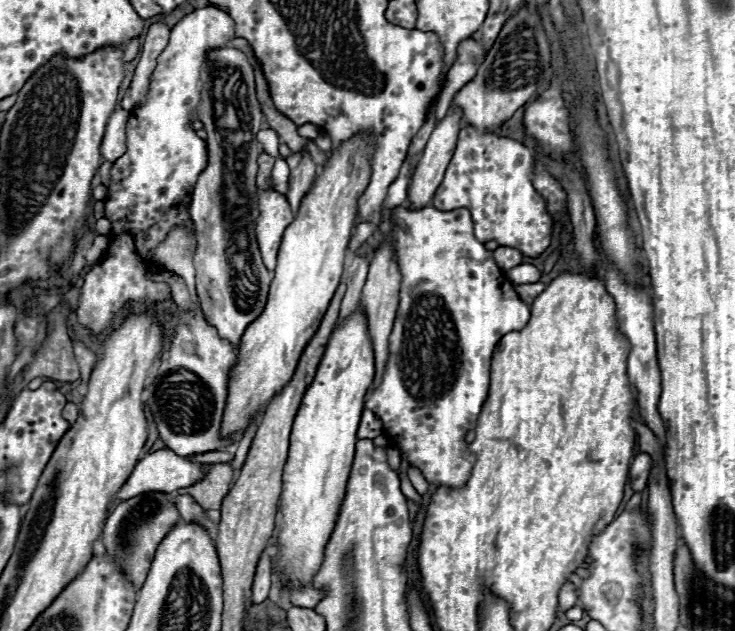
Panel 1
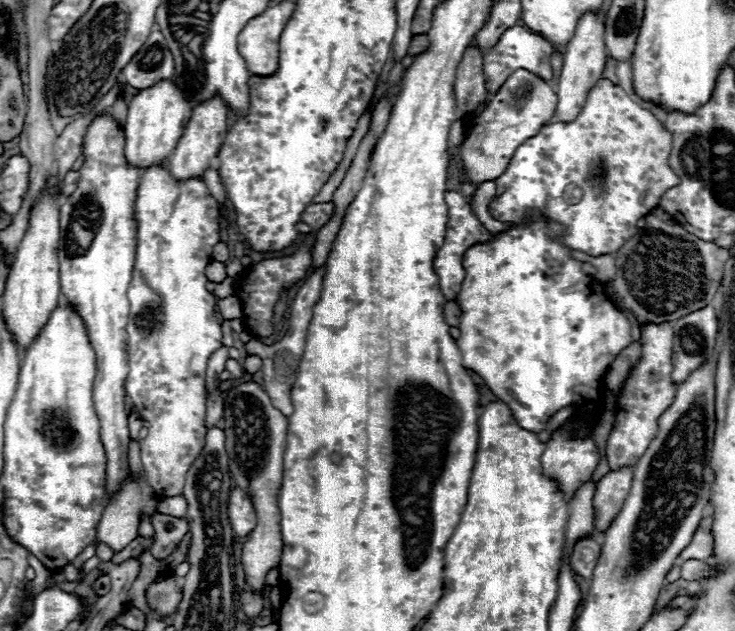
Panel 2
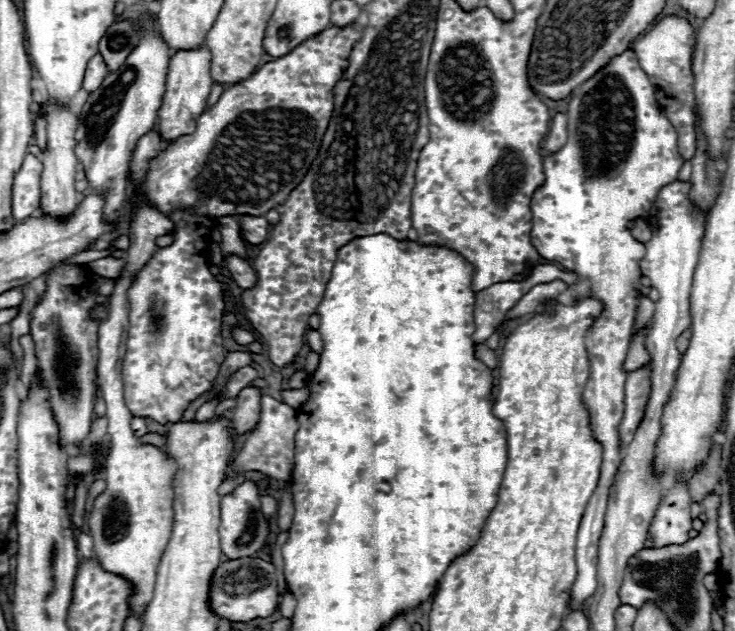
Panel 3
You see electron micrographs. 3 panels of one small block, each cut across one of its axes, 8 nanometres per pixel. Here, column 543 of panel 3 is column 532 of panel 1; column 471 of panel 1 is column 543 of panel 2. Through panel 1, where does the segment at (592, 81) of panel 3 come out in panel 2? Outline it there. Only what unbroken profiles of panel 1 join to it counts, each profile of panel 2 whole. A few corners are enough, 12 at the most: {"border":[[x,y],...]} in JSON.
{"border":[[610,80],[496,182],[500,222],[538,208],[614,254],[678,184],[672,136]]}

